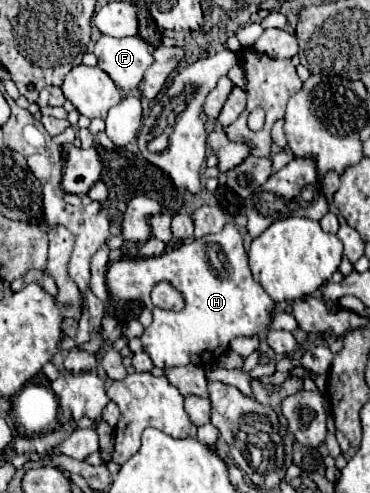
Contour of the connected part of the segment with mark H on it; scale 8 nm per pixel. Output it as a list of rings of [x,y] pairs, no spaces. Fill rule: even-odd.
[[[228,222],[222,232],[218,234],[208,234],[202,238],[192,240],[190,244],[182,244],[178,248],[170,248],[162,252],[160,256],[152,258],[138,258],[138,260],[116,260],[108,264],[106,272],[106,284],[110,296],[118,300],[140,300],[154,316],[152,324],[144,330],[142,334],[142,344],[144,350],[150,354],[154,366],[158,368],[174,368],[174,366],[184,366],[184,364],[198,364],[198,366],[208,366],[218,362],[218,358],[228,352],[230,342],[238,336],[258,336],[264,330],[268,330],[272,314],[276,310],[276,302],[262,290],[260,284],[254,282],[250,268],[248,268],[248,258],[246,250],[242,246],[242,236],[236,228],[236,224]],[[160,280],[172,282],[186,298],[186,306],[180,312],[168,312],[162,308],[156,308],[150,302],[150,290],[154,284]]]

